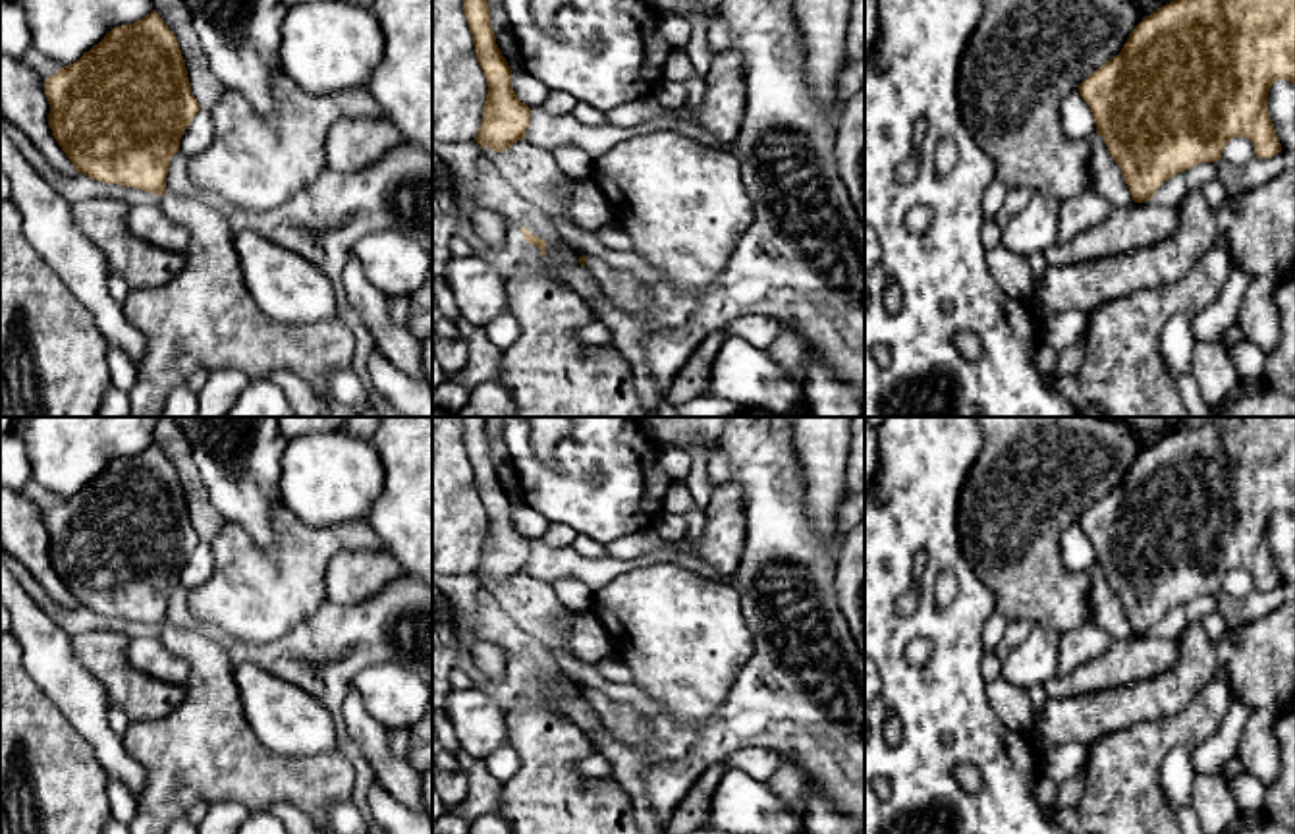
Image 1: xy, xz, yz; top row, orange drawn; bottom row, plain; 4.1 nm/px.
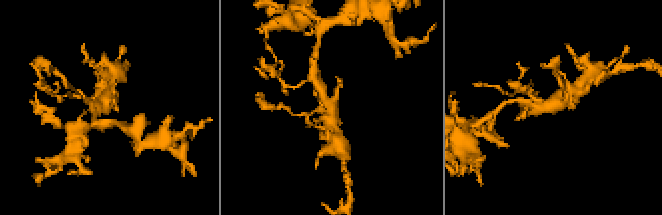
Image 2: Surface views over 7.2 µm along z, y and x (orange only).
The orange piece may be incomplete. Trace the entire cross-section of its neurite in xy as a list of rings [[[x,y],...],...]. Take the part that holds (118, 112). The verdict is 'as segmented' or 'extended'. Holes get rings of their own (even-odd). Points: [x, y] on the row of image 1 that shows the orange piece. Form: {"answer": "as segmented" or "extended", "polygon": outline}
{"answer": "extended", "polygon": [[[152,10],[135,23],[114,27],[79,60],[46,77],[44,95],[52,135],[77,172],[102,183],[154,193],[164,214],[189,230],[179,274],[133,288],[124,305],[127,322],[145,338],[145,357],[129,390],[129,415],[162,417],[170,394],[203,367],[237,369],[253,380],[291,371],[328,402],[330,417],[359,417],[328,396],[330,373],[353,361],[353,332],[338,317],[309,324],[266,317],[247,292],[228,218],[199,199],[166,191],[170,160],[179,153],[179,139],[201,104],[191,93],[178,39],[162,17]]]}

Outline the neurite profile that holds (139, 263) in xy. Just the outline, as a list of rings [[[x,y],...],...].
[[[87,199],[71,207],[81,234],[104,253],[110,274],[122,276],[131,288],[154,286],[178,276],[185,264],[185,255],[154,247],[133,236],[124,224],[127,210],[125,203],[112,199]]]

